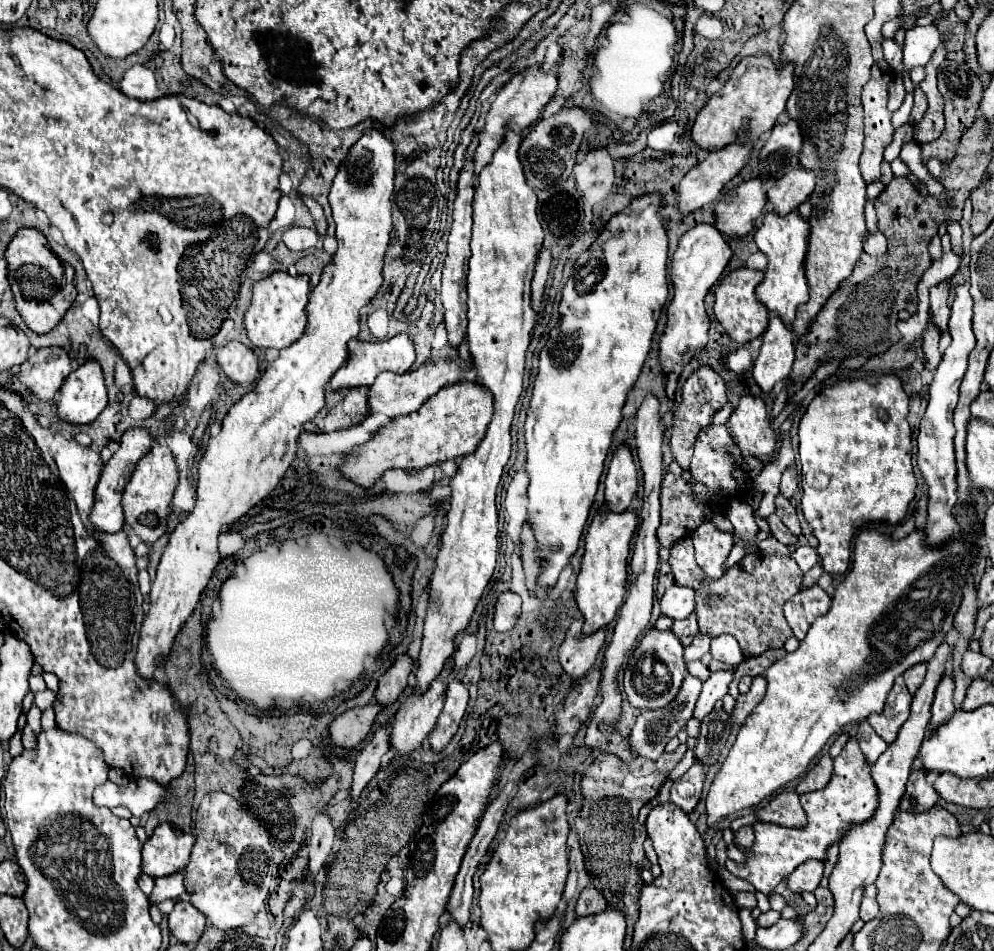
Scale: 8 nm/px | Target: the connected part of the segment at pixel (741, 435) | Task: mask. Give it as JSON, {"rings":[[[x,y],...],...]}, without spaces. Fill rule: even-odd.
{"rings":[[[742,397],[726,425],[744,455],[766,459],[776,453],[776,433],[770,425],[766,403],[760,397]]]}

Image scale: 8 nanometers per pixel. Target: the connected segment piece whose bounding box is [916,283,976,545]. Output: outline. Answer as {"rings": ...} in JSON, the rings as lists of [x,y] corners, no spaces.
{"rings":[[[970,283],[954,287],[954,303],[952,303],[952,315],[948,321],[948,333],[952,335],[952,343],[942,355],[942,361],[934,373],[934,381],[930,383],[930,403],[926,407],[926,413],[920,421],[920,433],[918,433],[918,465],[928,485],[928,523],[926,523],[926,537],[932,545],[942,545],[946,539],[954,537],[954,531],[958,529],[956,517],[954,517],[954,505],[956,505],[956,461],[954,461],[954,435],[956,429],[952,425],[952,413],[958,403],[958,389],[962,383],[962,377],[968,367],[968,355],[976,347],[976,337],[972,333],[972,297],[970,297]]]}

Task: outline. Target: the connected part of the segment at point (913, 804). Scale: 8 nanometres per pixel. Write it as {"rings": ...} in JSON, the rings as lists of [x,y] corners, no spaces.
{"rings":[[[914,769],[906,783],[906,793],[900,799],[898,809],[908,813],[922,813],[936,805],[938,793],[932,785],[926,783],[926,775],[922,775],[922,769]]]}

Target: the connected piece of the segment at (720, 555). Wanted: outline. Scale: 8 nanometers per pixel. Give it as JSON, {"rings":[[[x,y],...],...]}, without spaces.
{"rings":[[[706,515],[702,525],[692,533],[696,563],[706,571],[710,579],[718,579],[724,573],[724,563],[732,549],[732,535],[720,531],[714,521]]]}

